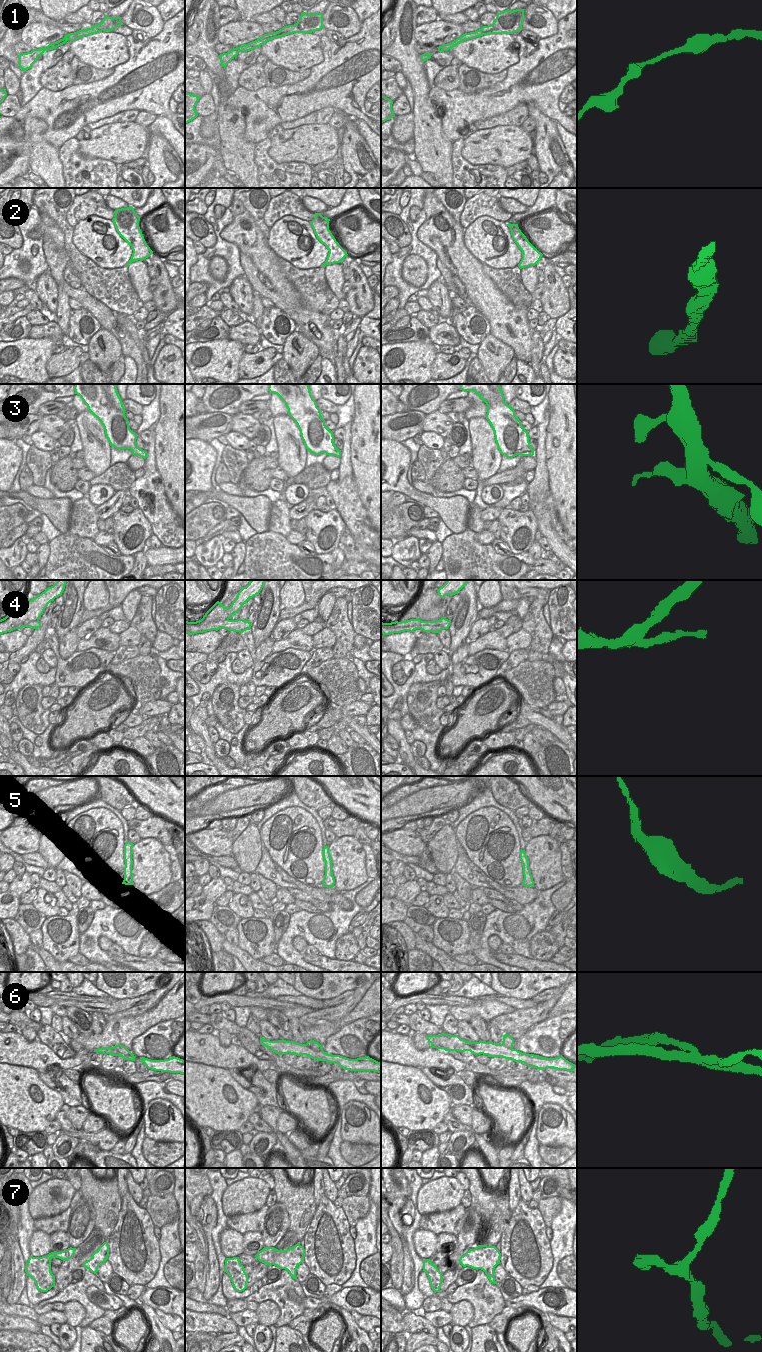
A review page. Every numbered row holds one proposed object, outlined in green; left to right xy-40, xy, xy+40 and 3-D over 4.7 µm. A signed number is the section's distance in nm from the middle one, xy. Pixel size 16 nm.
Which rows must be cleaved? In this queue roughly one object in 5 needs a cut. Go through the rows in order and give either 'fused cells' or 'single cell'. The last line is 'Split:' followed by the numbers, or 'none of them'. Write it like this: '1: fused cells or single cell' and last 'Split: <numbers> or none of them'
1: single cell
2: single cell
3: single cell
4: single cell
5: single cell
6: fused cells
7: single cell
Split: 6

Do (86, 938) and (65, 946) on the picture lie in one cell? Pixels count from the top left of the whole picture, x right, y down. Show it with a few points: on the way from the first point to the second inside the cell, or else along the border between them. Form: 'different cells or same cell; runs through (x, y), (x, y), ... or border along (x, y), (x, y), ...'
different cells; border along (80, 934), (79, 952)

